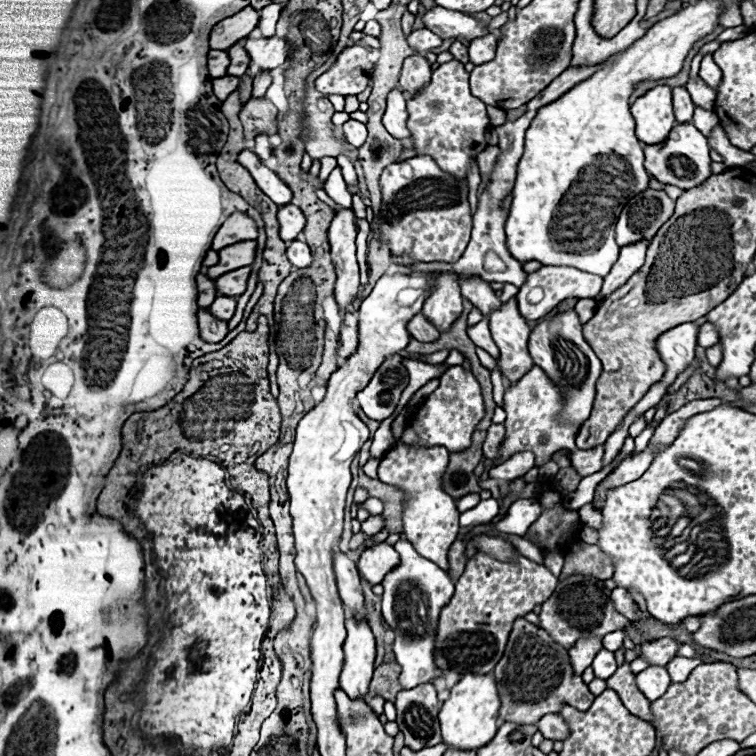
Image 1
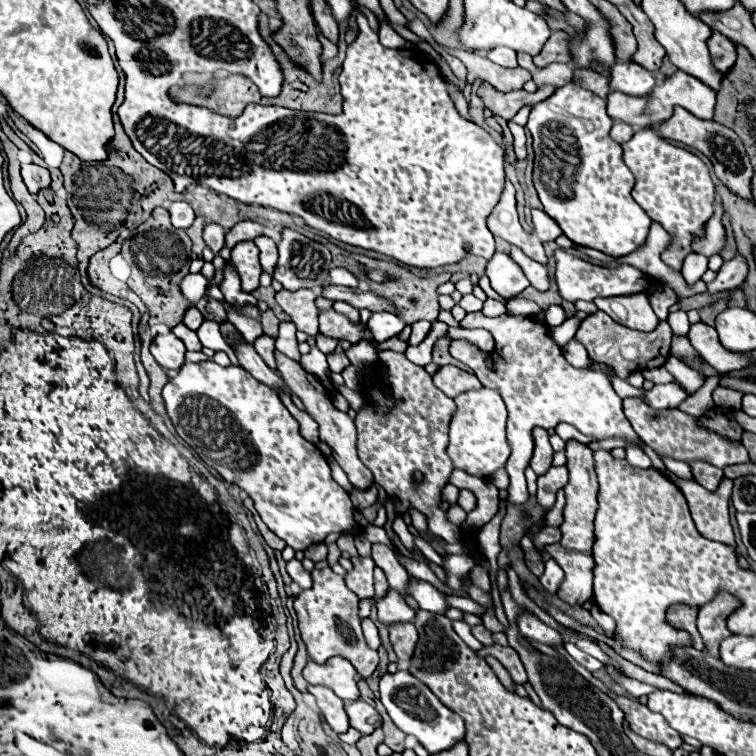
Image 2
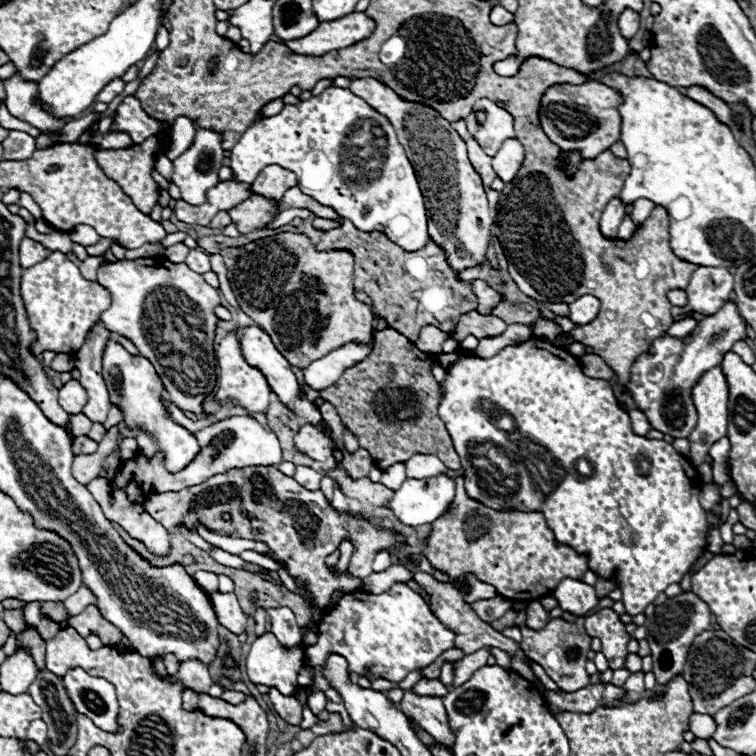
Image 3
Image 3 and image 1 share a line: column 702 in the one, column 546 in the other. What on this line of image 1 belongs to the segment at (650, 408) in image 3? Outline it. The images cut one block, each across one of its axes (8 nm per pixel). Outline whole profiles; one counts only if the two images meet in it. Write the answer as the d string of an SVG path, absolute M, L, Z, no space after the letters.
M568 310L568 312L556 312L550 318L542 320L532 330L528 348L534 364L540 366L564 394L564 412L560 418L576 424L582 424L584 420L588 420L592 402L594 402L594 388L602 372L602 364L582 336L582 322L578 314L574 310Z

